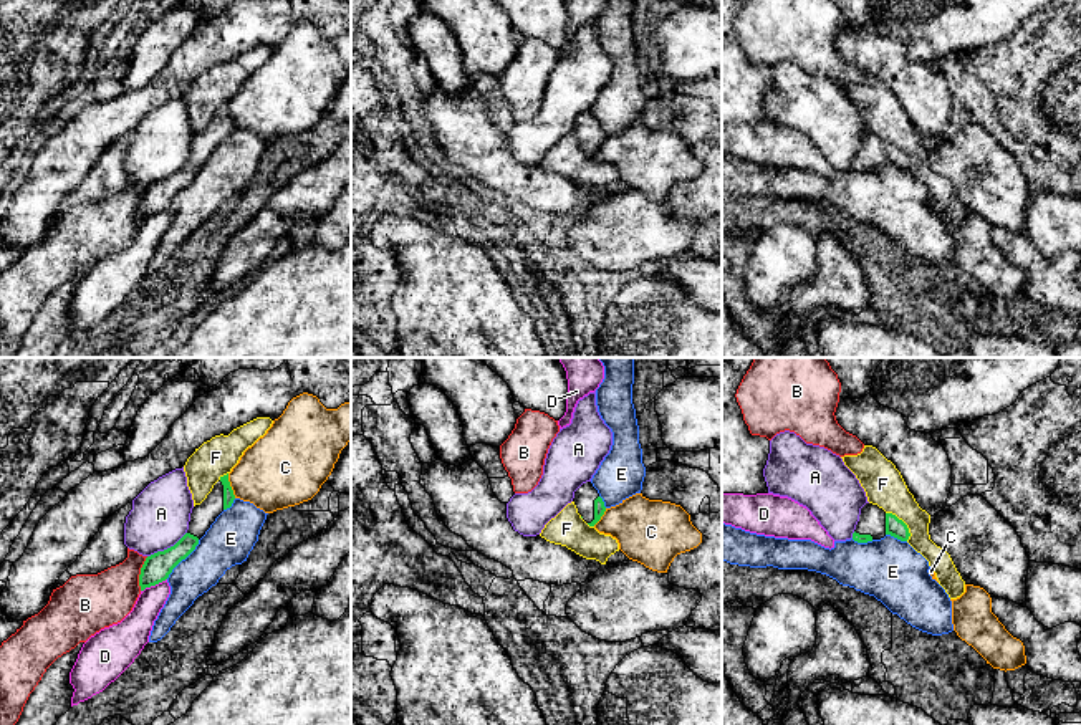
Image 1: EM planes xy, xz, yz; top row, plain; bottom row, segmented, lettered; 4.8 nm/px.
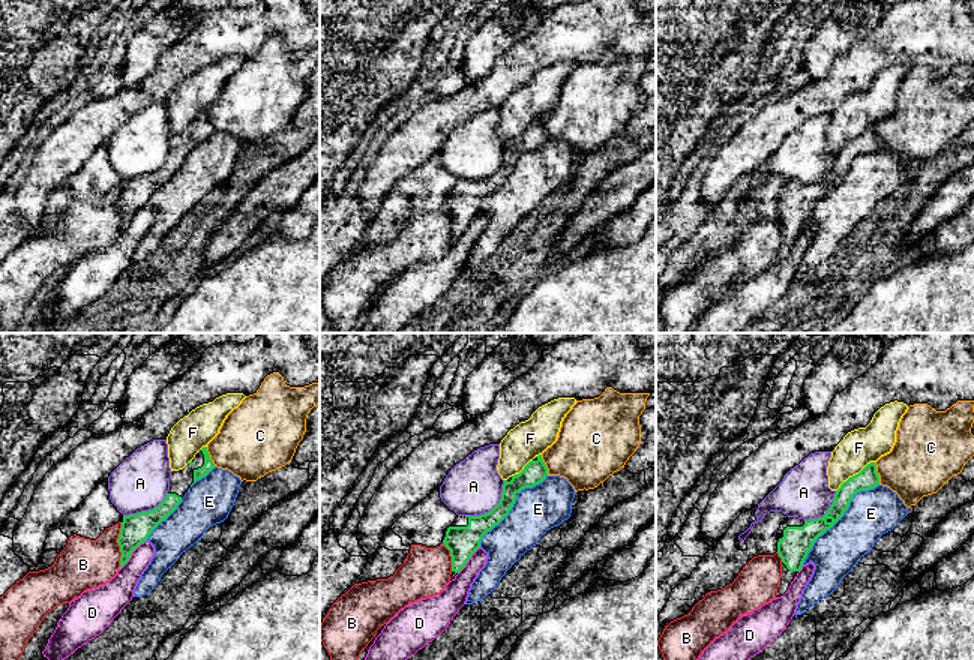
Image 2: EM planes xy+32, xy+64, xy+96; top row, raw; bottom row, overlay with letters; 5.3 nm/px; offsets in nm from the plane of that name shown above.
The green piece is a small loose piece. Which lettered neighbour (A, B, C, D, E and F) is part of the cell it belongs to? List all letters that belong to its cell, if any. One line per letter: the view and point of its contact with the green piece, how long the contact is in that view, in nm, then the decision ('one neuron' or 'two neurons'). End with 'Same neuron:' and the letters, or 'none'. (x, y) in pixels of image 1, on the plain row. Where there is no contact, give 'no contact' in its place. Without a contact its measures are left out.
A: xy (168, 177) | 220 nm | two neurons
B: xy (141, 202) | 170 nm | two neurons
C: xy (229, 115) | 130 nm | two neurons
D: xy (153, 214) | 140 nm | two neurons
E: xy (182, 187) | 260 nm | two neurons
F: yz (904, 153) | 180 nm | two neurons
Same neuron: none

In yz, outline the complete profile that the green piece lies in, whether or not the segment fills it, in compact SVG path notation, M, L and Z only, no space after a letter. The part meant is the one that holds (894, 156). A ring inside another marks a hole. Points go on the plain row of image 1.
M866 132L861 137L853 169L858 172L867 172L872 169L881 169L886 164L891 164L901 170L907 170L910 166L907 154L896 144L886 142L877 134Z

